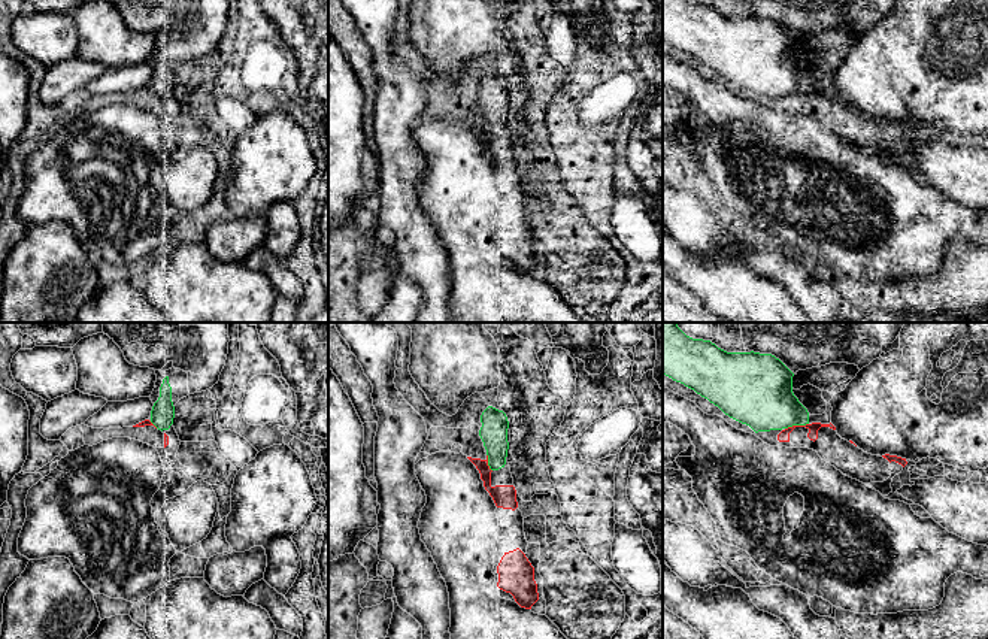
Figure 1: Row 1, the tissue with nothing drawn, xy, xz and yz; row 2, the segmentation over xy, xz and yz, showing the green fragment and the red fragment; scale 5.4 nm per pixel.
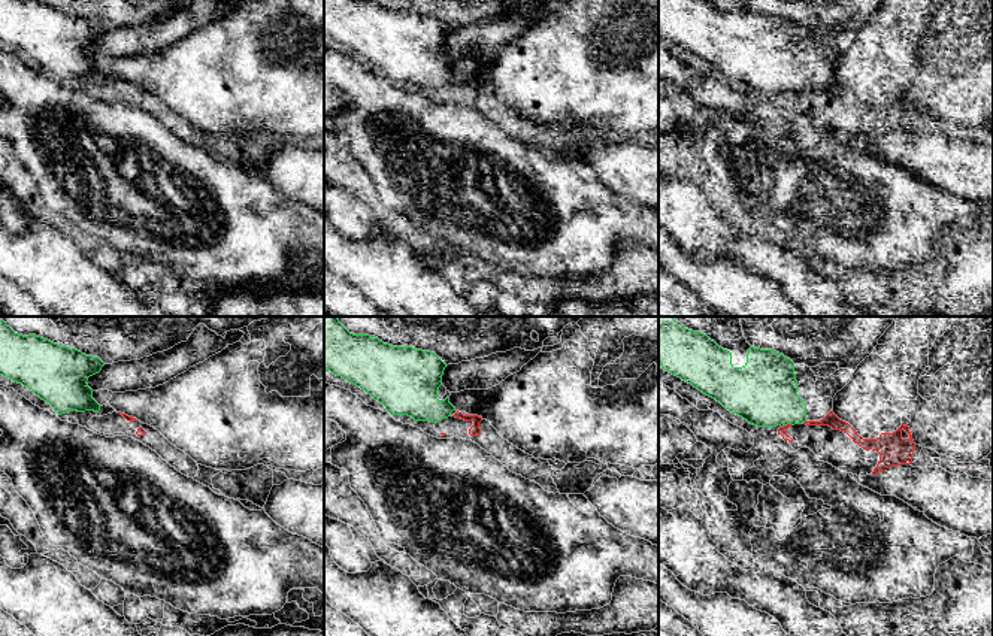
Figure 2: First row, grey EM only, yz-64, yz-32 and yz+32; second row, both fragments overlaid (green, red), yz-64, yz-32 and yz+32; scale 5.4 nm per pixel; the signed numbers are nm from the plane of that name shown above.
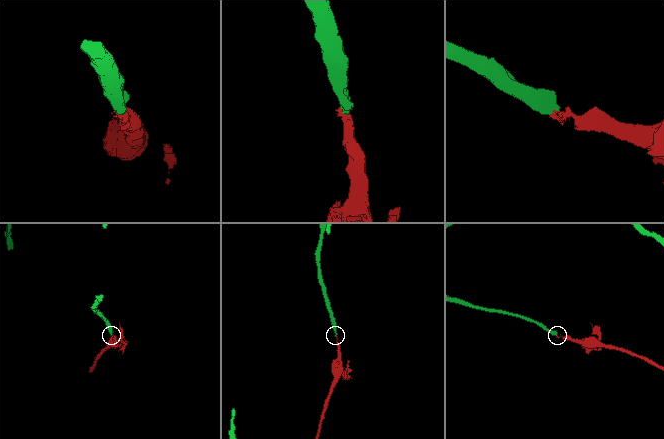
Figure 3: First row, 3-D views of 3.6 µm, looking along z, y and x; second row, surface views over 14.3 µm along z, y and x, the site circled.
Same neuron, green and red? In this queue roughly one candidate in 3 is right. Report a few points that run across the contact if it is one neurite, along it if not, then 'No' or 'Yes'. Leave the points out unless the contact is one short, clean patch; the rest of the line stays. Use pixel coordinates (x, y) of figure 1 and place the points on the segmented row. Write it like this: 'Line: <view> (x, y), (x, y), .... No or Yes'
Yes

